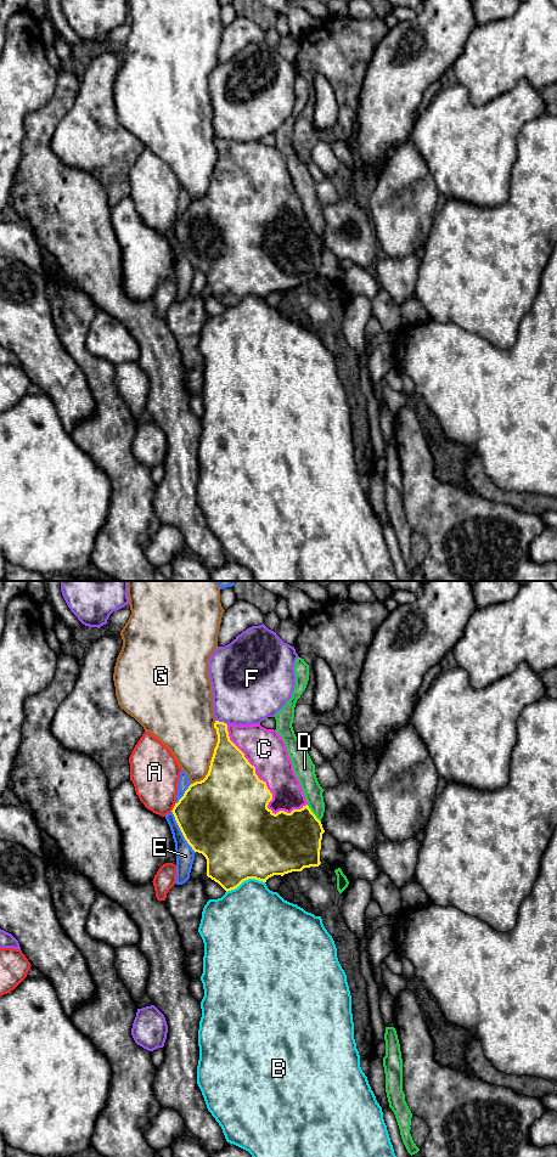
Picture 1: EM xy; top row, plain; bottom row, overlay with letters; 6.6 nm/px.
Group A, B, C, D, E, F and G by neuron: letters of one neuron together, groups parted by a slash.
A / B / C / D / E / F / G

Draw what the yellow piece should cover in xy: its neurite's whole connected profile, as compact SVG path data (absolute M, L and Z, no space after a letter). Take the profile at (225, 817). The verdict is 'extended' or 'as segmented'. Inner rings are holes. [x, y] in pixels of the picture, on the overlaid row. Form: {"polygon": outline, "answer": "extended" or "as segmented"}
{"polygon": "M215 721L214 728L218 743L208 774L191 784L171 811L187 843L206 857L207 876L227 892L248 879L266 882L274 875L319 867L325 830L308 806L282 736L260 724L227 726Z", "answer": "extended"}

